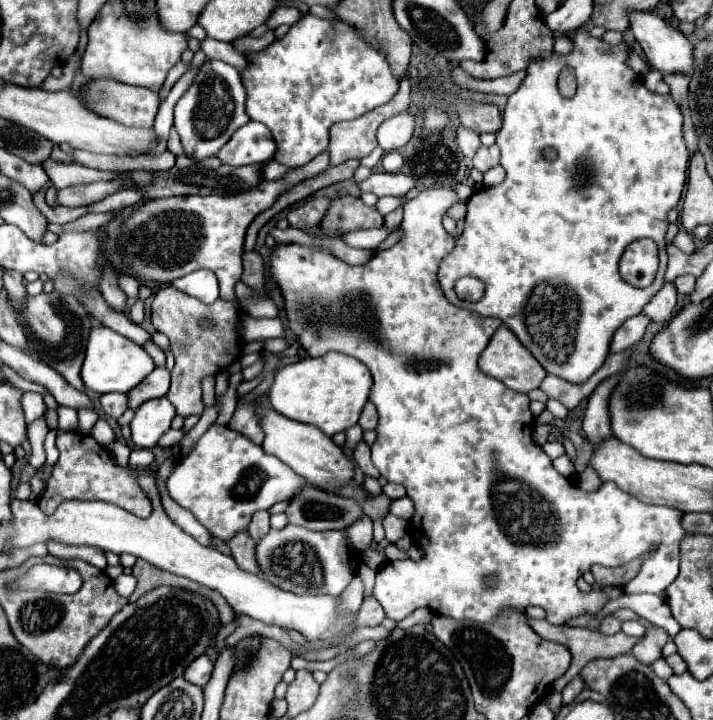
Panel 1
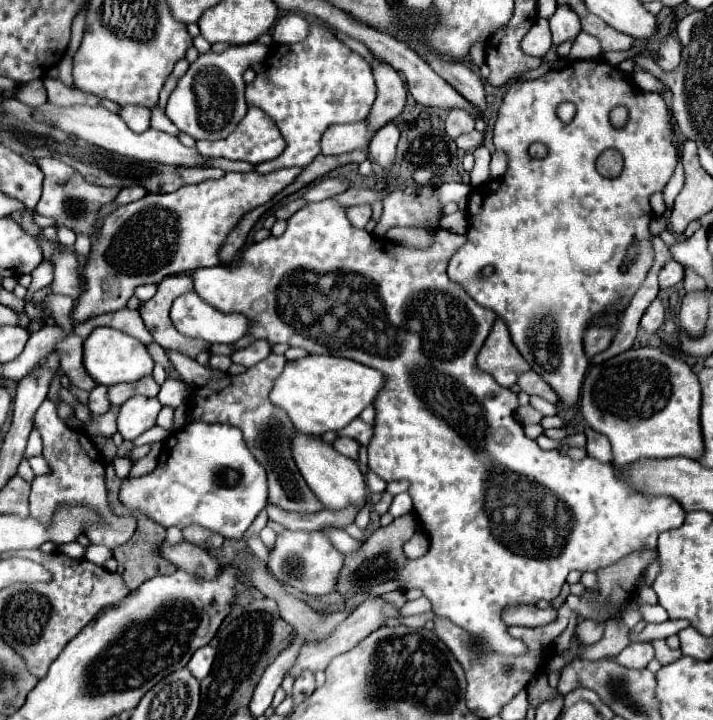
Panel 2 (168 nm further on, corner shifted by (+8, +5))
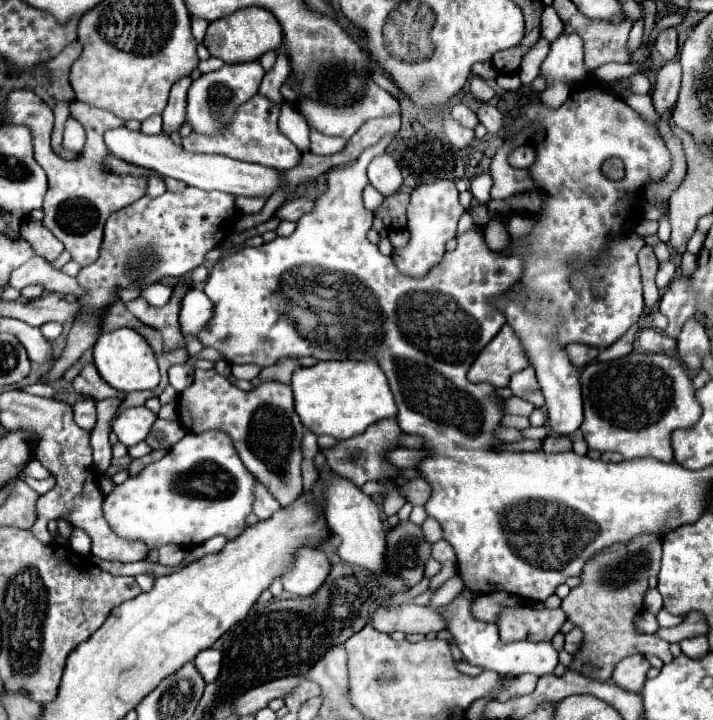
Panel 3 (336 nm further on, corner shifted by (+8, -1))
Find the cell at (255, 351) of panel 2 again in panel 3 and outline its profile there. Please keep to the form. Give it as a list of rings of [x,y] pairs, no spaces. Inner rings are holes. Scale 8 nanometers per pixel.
[[[253,363],[251,365],[233,365],[231,369],[233,369],[233,375],[237,379],[247,379],[247,381],[255,379],[261,373],[261,367],[259,365],[253,365]]]

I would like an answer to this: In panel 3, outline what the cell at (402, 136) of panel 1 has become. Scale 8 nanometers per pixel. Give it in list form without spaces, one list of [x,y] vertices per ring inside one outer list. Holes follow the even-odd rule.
[[[385,151],[381,155],[377,155],[371,163],[369,163],[369,183],[383,195],[389,197],[393,193],[399,191],[399,187],[403,185],[403,175],[395,163],[395,159]]]

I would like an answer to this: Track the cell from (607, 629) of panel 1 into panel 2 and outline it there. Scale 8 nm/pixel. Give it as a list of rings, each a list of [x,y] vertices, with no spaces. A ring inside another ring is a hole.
[[[585,619],[585,621],[577,623],[575,635],[577,635],[577,641],[581,641],[581,645],[593,645],[603,637],[603,625],[599,625],[591,619]]]

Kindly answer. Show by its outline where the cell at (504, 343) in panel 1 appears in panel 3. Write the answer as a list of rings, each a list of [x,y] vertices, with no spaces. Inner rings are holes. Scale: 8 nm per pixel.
[[[503,325],[495,339],[477,355],[467,377],[473,383],[487,381],[495,387],[507,387],[511,375],[523,371],[527,365],[527,357],[515,331],[509,325]]]

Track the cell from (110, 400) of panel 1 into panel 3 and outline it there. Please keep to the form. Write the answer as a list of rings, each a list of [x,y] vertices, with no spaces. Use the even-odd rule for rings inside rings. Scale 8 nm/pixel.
[[[83,399],[79,403],[73,405],[73,411],[75,411],[75,423],[85,429],[85,431],[91,431],[97,423],[97,409],[95,409],[95,401],[93,399]]]

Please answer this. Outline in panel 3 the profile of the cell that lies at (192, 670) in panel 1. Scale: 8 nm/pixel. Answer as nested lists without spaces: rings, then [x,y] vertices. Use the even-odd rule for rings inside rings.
[[[205,649],[195,657],[193,663],[201,673],[201,677],[205,679],[205,683],[211,683],[213,679],[217,679],[217,671],[221,669],[221,651]]]

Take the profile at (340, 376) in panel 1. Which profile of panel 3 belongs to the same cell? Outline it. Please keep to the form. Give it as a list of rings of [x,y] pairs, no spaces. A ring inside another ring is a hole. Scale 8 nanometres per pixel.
[[[319,361],[313,367],[297,369],[291,377],[291,389],[303,427],[315,435],[349,439],[375,421],[397,415],[387,377],[375,361]]]

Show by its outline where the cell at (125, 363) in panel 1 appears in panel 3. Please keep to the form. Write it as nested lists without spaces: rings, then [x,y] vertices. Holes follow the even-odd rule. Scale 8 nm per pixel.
[[[117,329],[111,333],[101,333],[93,347],[93,363],[103,381],[115,387],[117,391],[131,393],[139,389],[155,389],[159,385],[159,367],[153,349],[133,329]]]

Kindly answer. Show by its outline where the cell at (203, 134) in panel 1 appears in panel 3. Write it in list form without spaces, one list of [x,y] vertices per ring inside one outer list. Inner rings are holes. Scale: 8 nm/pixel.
[[[257,59],[249,61],[249,63],[223,65],[217,71],[203,73],[189,87],[189,93],[187,93],[187,119],[185,121],[199,135],[215,137],[215,135],[223,133],[227,129],[227,125],[231,123],[231,119],[235,117],[237,109],[257,93],[257,87],[259,87],[263,75],[265,75],[265,69],[261,67],[261,63]]]

